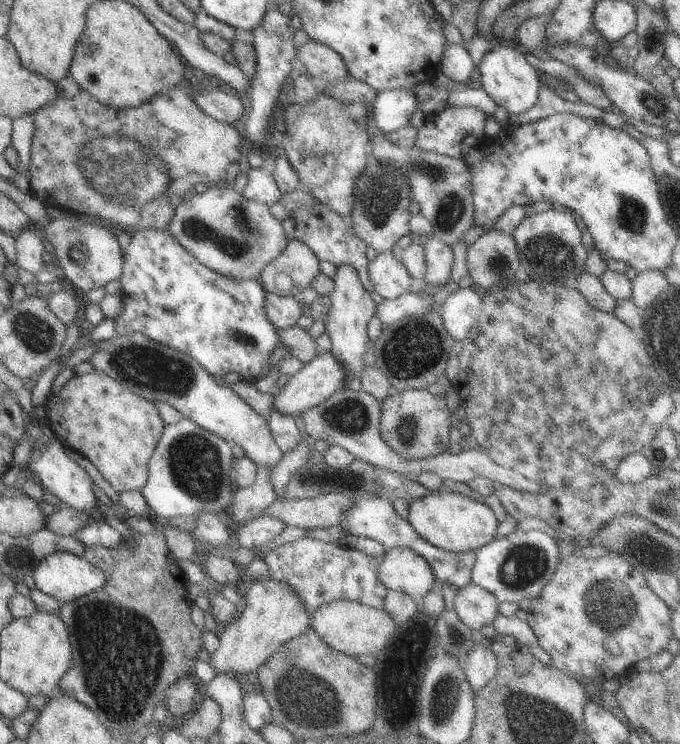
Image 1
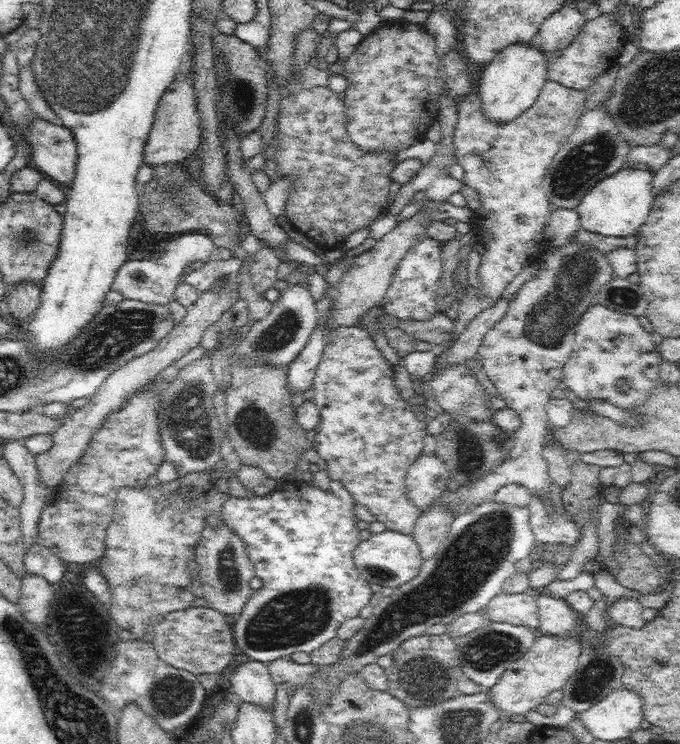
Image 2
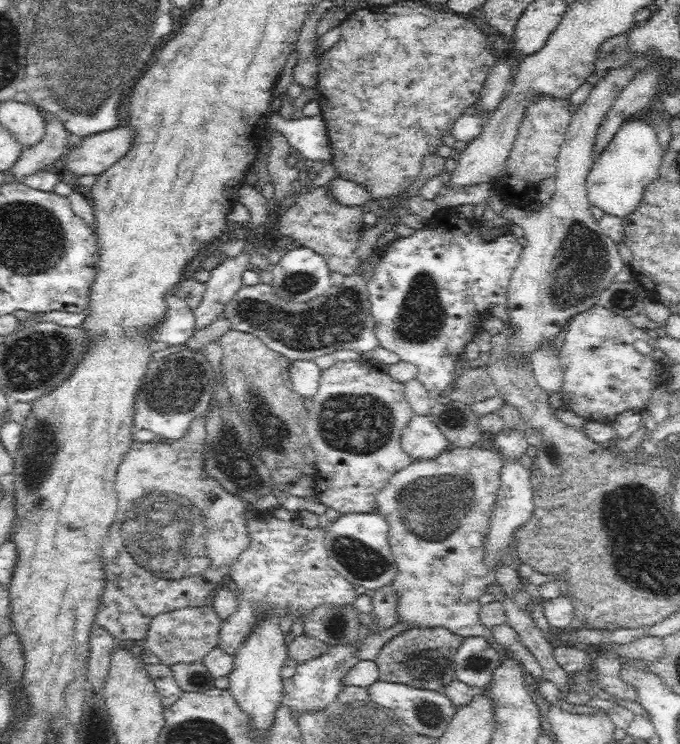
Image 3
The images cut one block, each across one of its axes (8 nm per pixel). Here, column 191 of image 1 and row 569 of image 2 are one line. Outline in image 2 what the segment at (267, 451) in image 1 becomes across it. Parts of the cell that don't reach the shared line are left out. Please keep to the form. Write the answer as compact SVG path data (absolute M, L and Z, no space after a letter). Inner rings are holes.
M387 529L372 533L369 538L364 538L359 543L354 548L354 565L358 574L368 583L380 584L385 591L391 591L412 580L424 564L424 559L420 557L420 549L411 534Z

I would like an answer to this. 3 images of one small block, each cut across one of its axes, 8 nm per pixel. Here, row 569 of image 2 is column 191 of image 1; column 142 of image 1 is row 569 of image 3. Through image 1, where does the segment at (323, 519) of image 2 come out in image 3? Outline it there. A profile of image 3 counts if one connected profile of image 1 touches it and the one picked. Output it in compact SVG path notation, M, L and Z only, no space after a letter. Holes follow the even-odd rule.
M282 505L260 514L249 510L247 529L250 546L232 564L230 578L237 584L236 612L220 624L218 646L234 655L256 624L256 608L271 608L277 618L286 614L306 616L320 604L353 605L356 600L354 585L329 566L324 543L326 528L307 528L302 525L298 511L289 511Z

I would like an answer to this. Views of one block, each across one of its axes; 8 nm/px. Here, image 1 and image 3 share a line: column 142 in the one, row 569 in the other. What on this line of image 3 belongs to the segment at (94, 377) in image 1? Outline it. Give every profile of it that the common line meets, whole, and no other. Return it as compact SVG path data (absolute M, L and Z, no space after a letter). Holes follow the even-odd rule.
M476 446L467 448L452 447L452 450L442 452L435 460L414 460L410 465L406 466L406 468L402 468L403 470L399 471L397 475L389 481L389 484L386 484L386 487L378 492L376 505L378 505L377 512L380 515L384 515L388 521L388 542L394 559L396 560L396 565L398 566L398 572L396 572L394 580L390 582L390 585L394 587L394 591L398 593L398 608L396 608L398 609L398 622L415 626L414 628L444 627L450 630L450 632L464 638L469 636L484 636L488 638L492 647L498 650L500 656L508 655L508 657L511 657L507 649L496 643L494 637L492 637L492 632L486 625L482 625L482 621L479 617L479 610L482 605L480 603L480 597L486 593L488 585L493 580L492 572L488 569L488 565L484 563L484 556L486 556L485 544L492 507L494 506L494 500L497 499L497 491L501 484L500 470L502 470L504 462L505 460L501 458L501 454L495 452L495 450L481 450L480 448L476 448Z

